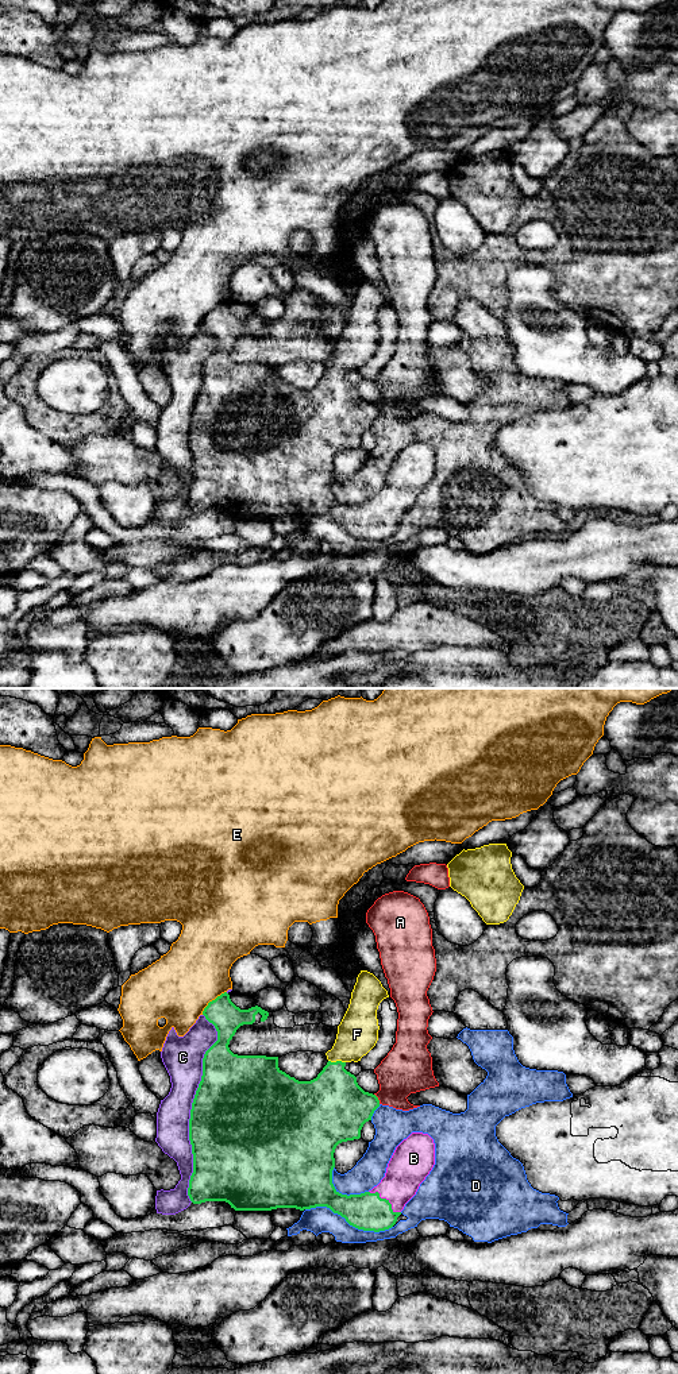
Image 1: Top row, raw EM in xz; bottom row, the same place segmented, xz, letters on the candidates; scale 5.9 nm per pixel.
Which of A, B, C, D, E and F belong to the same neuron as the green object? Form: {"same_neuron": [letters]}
{"same_neuron": ["B", "F"]}

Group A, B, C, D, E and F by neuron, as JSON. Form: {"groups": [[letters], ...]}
{"groups": [["A"], ["B", "F"], ["C"], ["D"], ["E"]]}

